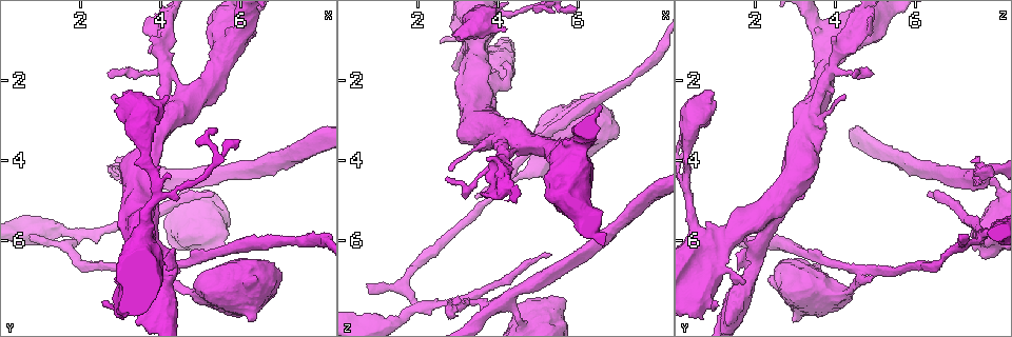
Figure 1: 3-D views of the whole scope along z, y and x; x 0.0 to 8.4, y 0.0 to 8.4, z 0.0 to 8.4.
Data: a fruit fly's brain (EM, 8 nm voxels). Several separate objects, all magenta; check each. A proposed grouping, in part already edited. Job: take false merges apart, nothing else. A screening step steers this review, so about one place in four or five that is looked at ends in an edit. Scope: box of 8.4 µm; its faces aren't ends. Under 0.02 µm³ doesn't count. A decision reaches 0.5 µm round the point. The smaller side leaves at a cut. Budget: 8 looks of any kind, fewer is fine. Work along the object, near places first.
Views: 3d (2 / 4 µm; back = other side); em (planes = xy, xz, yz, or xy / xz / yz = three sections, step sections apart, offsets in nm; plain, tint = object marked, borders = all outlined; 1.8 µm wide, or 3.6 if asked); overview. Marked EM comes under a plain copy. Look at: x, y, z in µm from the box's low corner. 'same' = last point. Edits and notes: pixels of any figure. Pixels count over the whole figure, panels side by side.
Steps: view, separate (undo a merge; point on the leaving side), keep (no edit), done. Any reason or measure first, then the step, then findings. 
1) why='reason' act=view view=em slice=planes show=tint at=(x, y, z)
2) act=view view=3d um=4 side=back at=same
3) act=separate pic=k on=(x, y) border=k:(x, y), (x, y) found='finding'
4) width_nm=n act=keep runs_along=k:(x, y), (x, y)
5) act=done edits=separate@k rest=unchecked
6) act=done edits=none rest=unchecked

act=view view=em slice=planes show=tint at=(3.55, 6.00, 0.60)

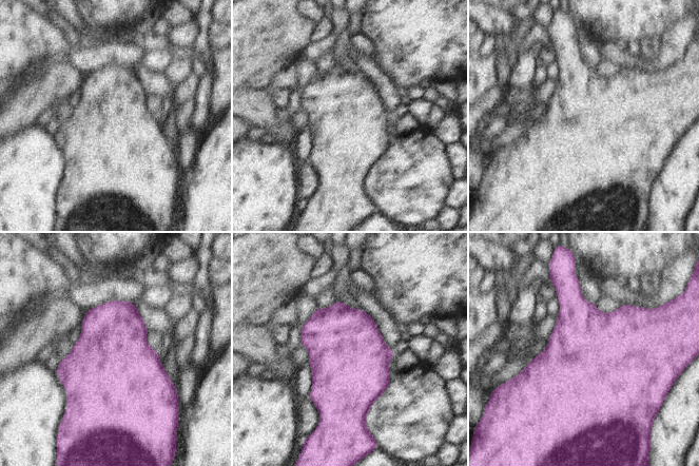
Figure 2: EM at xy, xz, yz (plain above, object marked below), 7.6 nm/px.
act=keep found='one neuron here'

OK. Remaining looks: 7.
why='four arms meet' act=view view=em um=3.6 slice=planes show=tint at=(4.10, 2.70, 3.50)

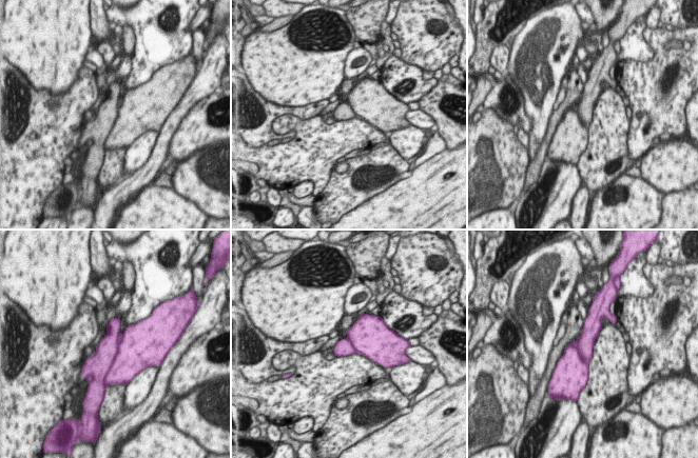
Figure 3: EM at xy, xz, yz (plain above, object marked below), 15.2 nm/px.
act=separate pic=3 on=(108, 347) border=3:(121, 335), (119, 350), (104, 383) found='a second neuron is stuck on'

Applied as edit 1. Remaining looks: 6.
act=done edits=separate@3 rest=unchecked

